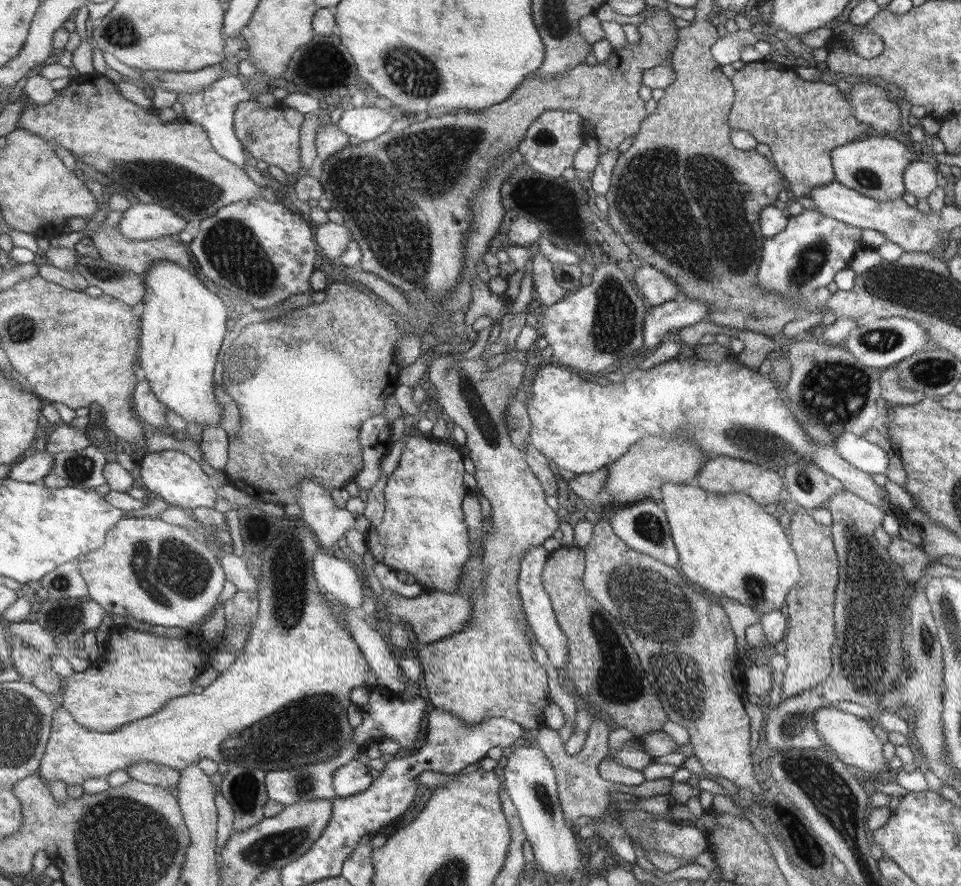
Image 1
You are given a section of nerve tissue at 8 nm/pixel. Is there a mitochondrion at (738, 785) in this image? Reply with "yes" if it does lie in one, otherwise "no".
no

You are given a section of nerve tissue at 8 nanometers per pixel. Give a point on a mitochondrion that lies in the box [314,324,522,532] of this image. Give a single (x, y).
(486, 423)

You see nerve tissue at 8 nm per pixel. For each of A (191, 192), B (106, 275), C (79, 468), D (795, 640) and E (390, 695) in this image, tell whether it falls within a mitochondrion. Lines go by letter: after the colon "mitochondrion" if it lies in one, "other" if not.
A: mitochondrion
B: mitochondrion
C: mitochondrion
D: other
E: other

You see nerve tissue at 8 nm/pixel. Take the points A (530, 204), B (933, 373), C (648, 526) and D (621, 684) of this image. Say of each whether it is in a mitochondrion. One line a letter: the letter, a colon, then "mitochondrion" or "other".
A: other
B: mitochondrion
C: mitochondrion
D: mitochondrion

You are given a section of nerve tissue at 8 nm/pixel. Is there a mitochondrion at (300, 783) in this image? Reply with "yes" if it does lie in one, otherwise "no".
yes

